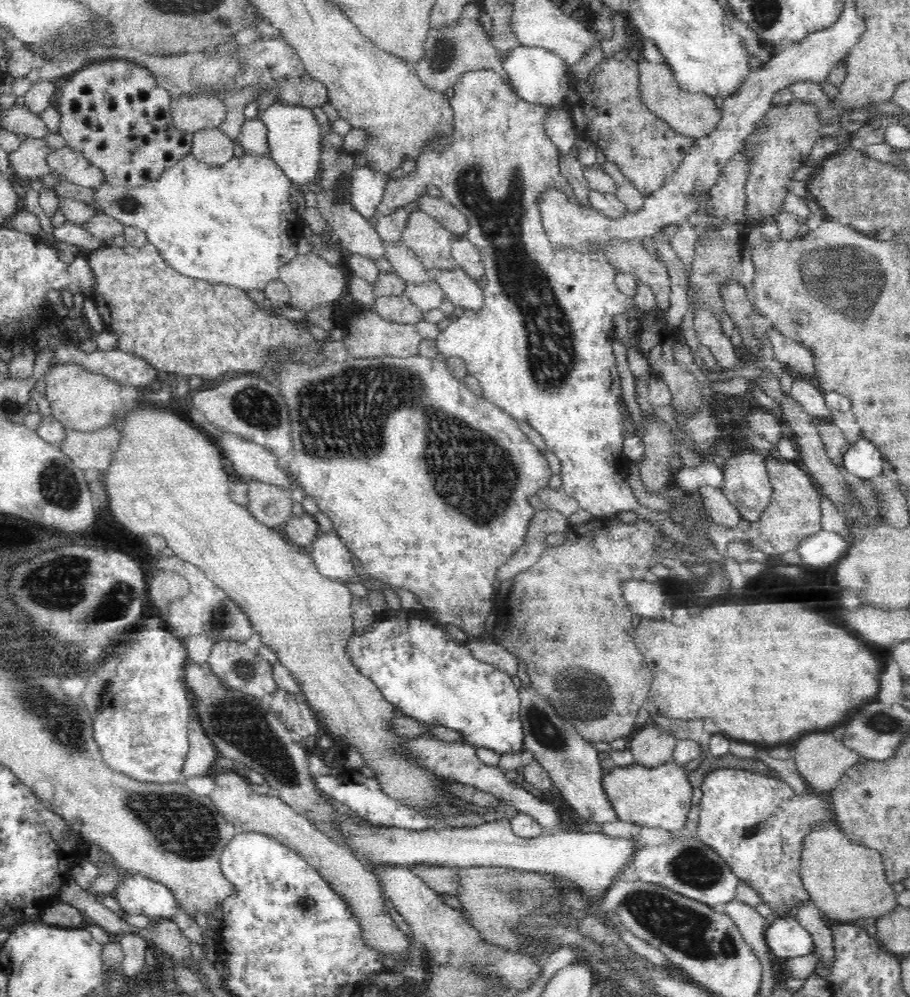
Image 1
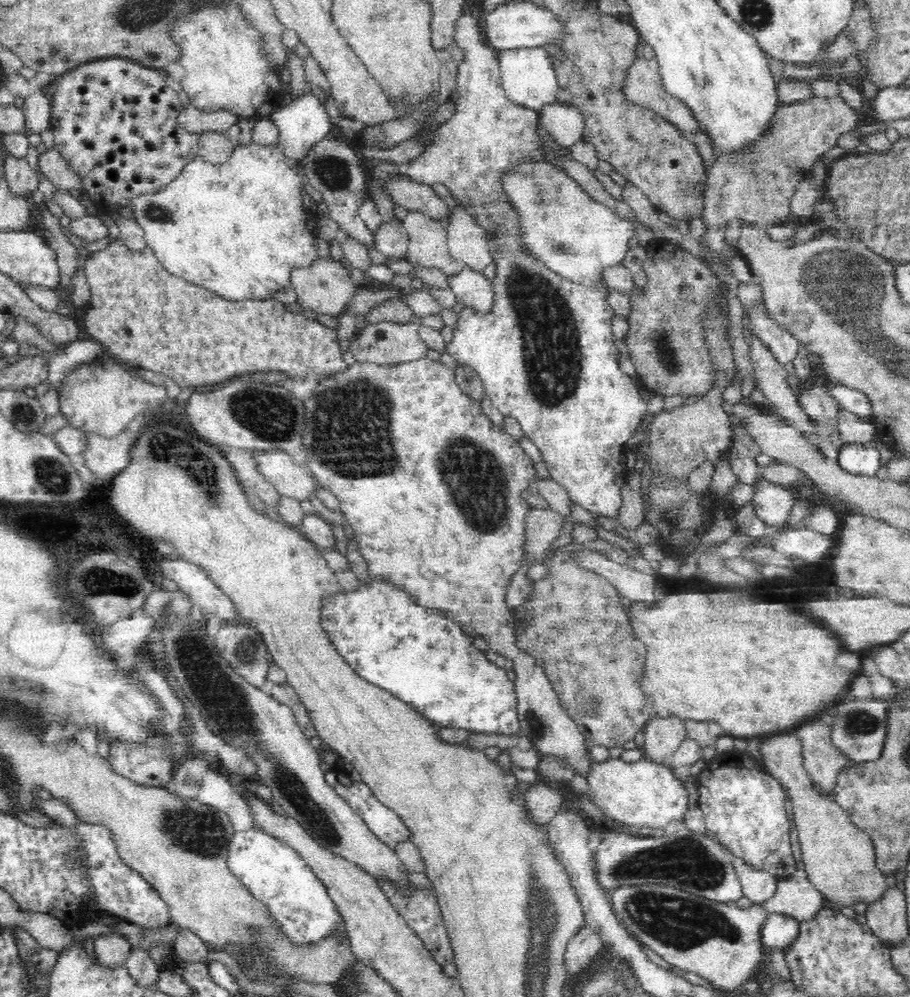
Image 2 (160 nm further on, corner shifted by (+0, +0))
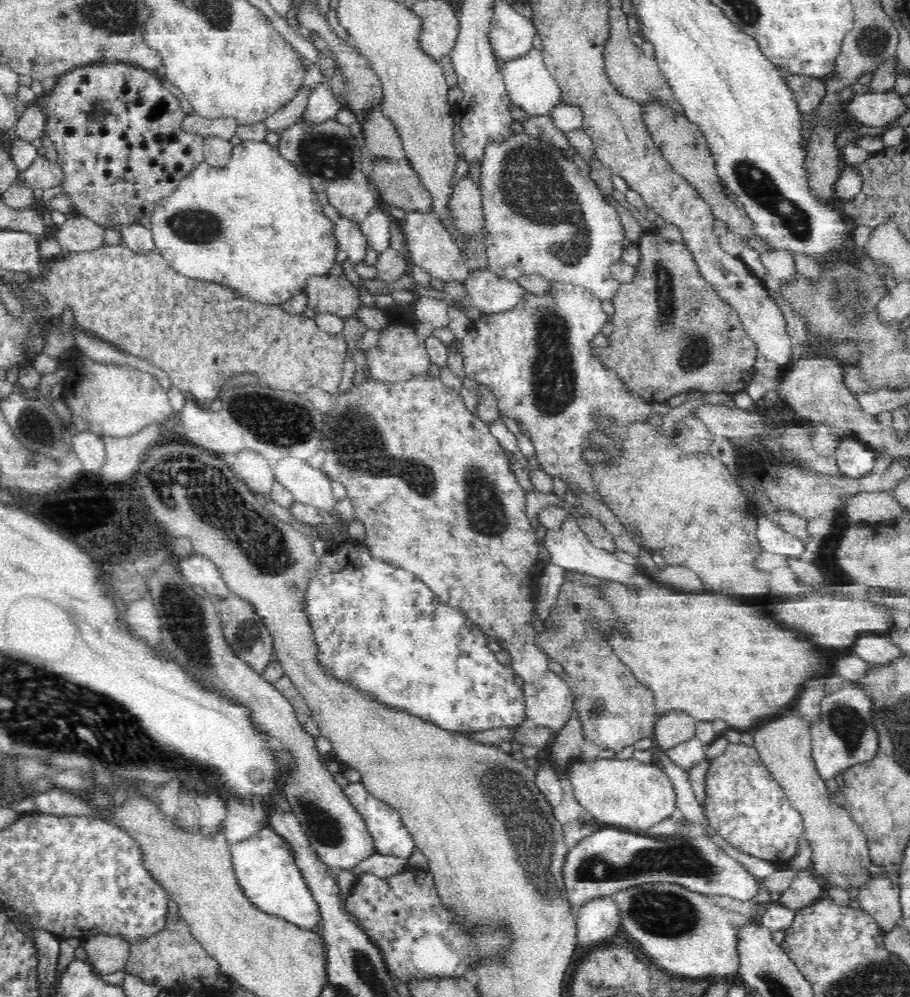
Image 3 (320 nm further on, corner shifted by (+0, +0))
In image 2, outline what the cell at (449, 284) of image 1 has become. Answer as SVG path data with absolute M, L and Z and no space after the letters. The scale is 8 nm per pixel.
M468 266L449 277L450 288L457 302L472 306L484 314L493 309L494 289L492 280L483 272L476 272Z

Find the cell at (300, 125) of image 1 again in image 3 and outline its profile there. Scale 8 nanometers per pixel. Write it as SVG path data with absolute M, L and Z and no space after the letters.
M323 82L313 90L302 120L305 118L308 122L315 124L335 119L343 106L344 103L340 102L332 87L327 82Z

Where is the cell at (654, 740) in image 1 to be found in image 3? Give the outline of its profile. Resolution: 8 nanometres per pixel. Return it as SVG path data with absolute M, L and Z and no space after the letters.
M682 710L669 711L655 722L652 738L658 747L668 750L681 742L692 740L696 736L697 722Z

